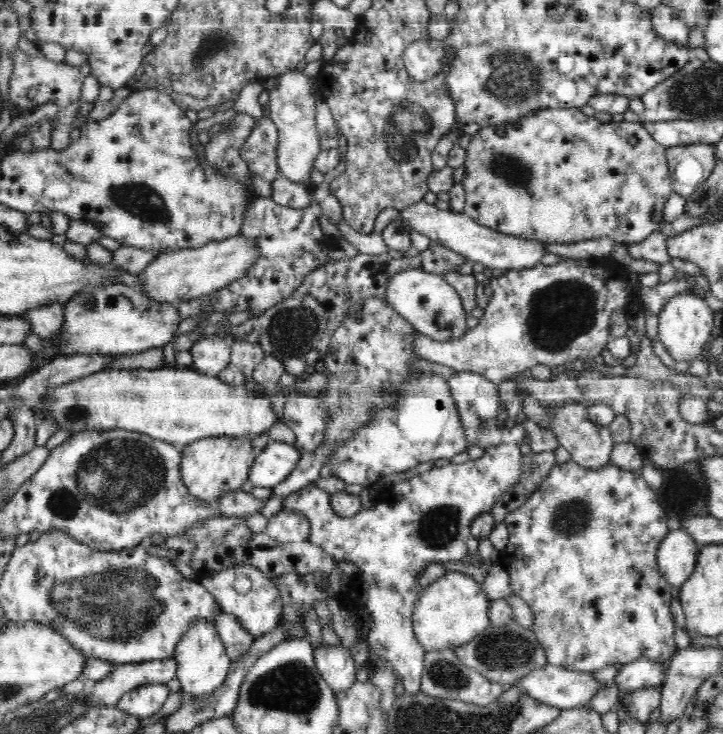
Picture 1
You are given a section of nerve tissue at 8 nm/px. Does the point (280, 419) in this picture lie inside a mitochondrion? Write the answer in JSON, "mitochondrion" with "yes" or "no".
{"mitochondrion":"no"}

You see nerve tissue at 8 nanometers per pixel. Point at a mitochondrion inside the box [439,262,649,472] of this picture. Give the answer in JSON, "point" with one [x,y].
{"point":[558,314]}

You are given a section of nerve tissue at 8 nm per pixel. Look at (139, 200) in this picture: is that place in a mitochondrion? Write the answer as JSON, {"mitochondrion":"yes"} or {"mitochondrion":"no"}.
{"mitochondrion":"yes"}

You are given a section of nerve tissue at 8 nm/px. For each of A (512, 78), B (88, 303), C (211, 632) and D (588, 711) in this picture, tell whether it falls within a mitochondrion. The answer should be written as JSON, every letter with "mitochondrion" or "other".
{"A":"mitochondrion","B":"mitochondrion","C":"other","D":"other"}

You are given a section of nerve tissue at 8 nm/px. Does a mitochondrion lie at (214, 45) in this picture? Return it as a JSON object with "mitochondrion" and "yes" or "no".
{"mitochondrion":"yes"}

